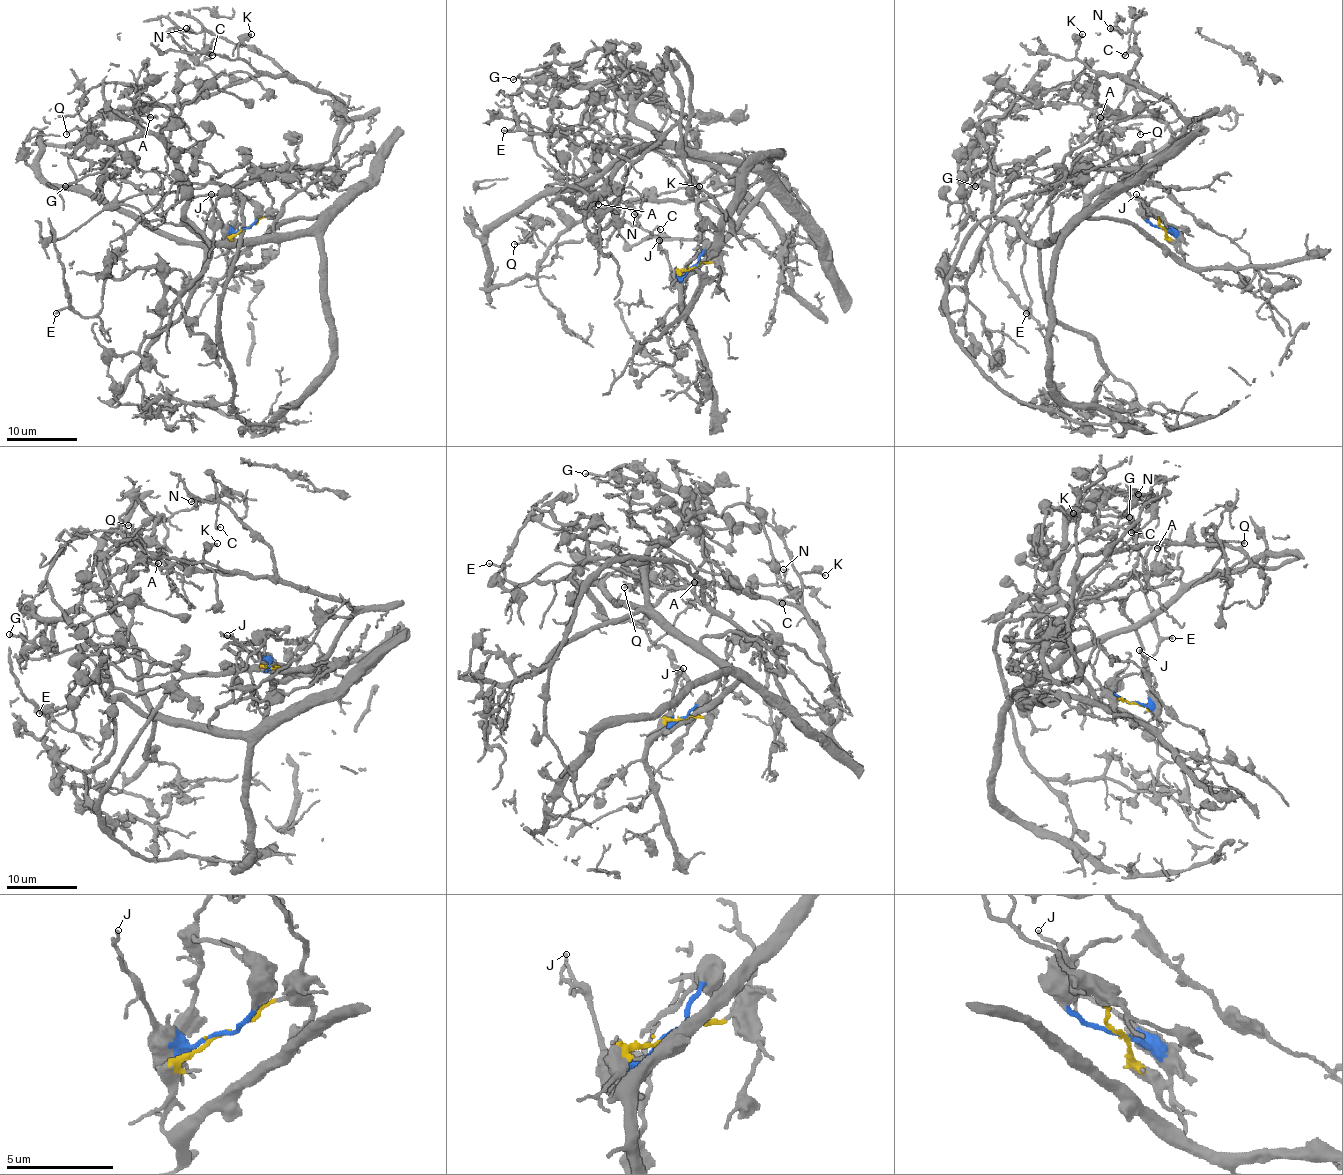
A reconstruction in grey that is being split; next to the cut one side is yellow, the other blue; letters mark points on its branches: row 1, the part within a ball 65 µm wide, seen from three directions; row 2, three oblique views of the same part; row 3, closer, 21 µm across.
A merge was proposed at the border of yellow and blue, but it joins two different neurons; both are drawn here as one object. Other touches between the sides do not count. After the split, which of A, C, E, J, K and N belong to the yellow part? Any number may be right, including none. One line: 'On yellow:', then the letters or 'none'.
On yellow: A, C, E, K, N

